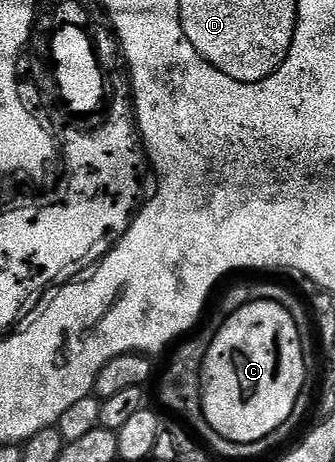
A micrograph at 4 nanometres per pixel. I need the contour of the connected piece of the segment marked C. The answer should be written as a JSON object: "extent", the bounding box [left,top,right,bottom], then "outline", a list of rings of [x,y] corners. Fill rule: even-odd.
{"extent":[201,302,307,443],"outline":[[[252,302],[228,315],[218,325],[217,335],[201,365],[201,407],[208,429],[225,438],[221,440],[226,443],[272,439],[272,434],[292,416],[301,398],[305,361],[307,355],[301,347],[301,333],[287,307],[274,302]]]}

